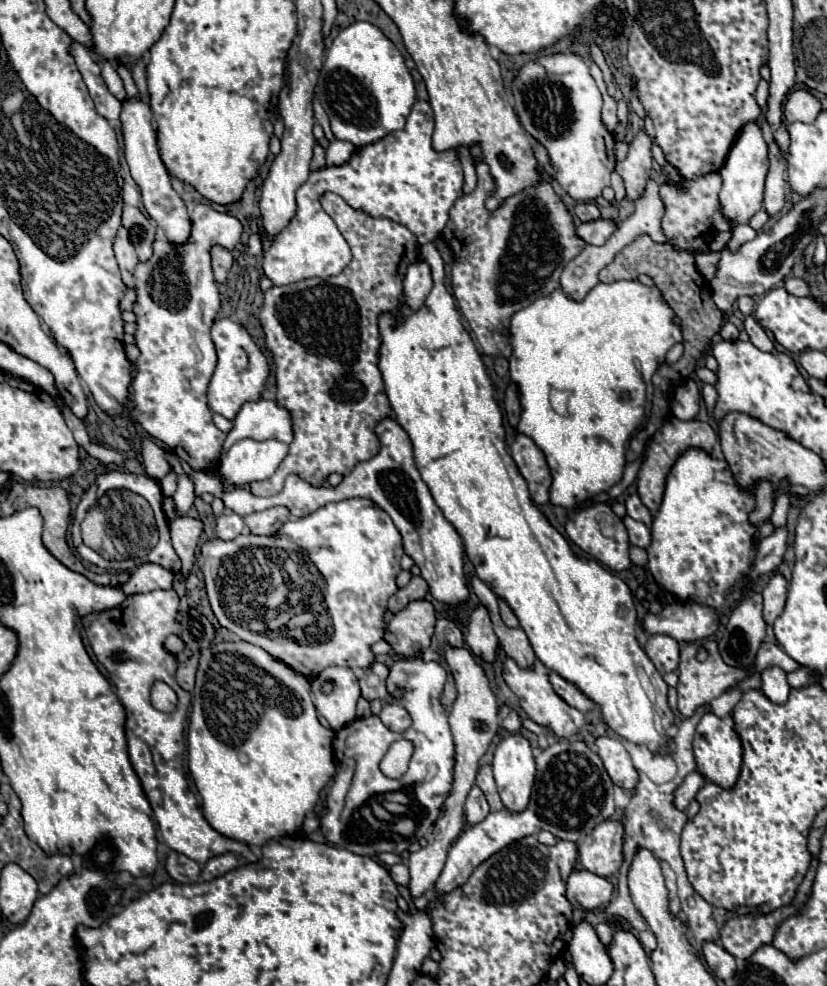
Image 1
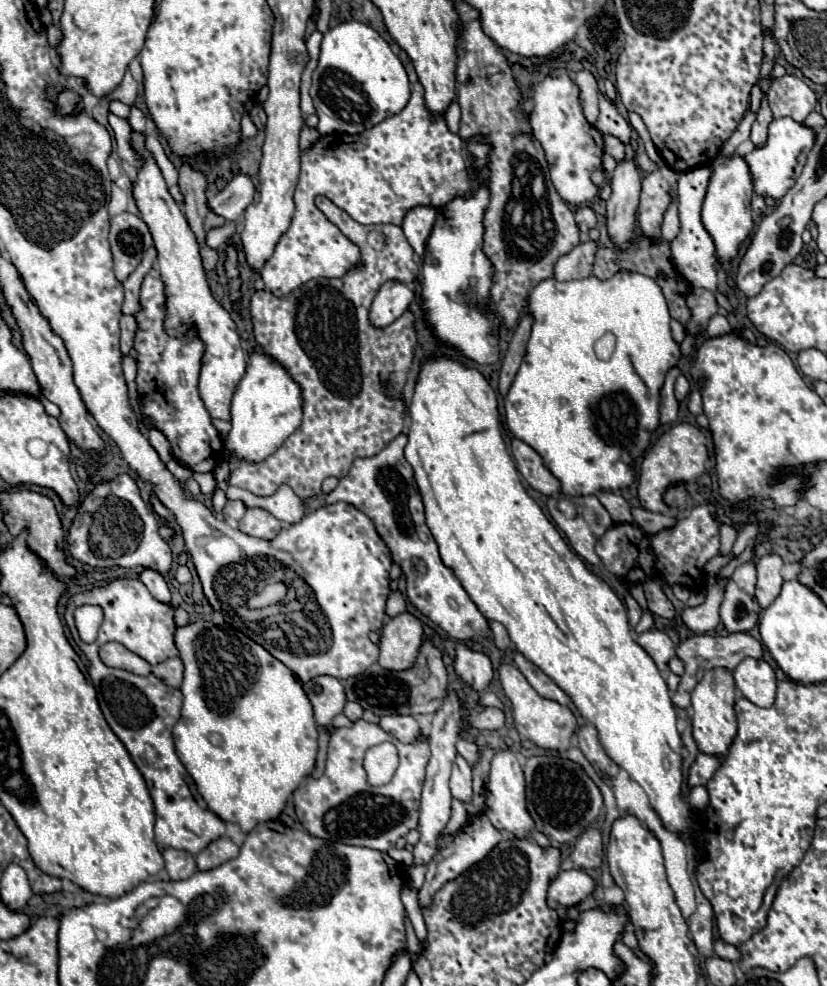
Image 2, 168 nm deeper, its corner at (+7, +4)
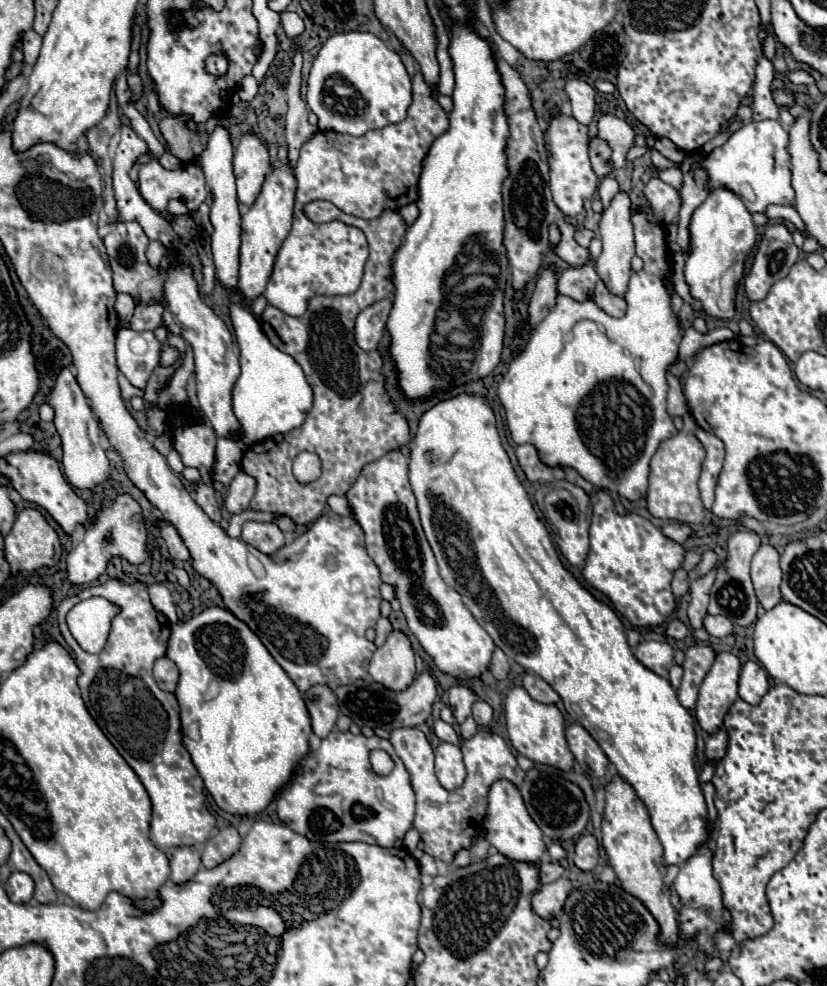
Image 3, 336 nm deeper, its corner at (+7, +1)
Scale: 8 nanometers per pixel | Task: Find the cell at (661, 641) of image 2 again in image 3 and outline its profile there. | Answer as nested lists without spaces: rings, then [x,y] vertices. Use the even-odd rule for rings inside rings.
[[[640,641],[634,647],[636,659],[660,677],[668,677],[668,669],[674,663],[674,649],[662,641]]]

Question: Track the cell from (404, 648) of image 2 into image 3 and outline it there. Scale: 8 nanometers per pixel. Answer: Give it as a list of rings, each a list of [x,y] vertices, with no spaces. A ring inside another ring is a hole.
[[[392,631],[382,647],[370,659],[368,673],[392,691],[404,691],[416,673],[416,657],[412,643],[404,631]]]

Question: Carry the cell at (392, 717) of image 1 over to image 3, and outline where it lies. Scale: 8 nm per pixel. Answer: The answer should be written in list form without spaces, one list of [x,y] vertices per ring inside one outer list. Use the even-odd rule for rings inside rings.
[[[416,727],[394,729],[394,731],[390,731],[390,743],[394,745],[396,755],[404,761],[404,765],[410,773],[410,779],[412,779],[412,787],[416,793],[414,829],[418,829],[422,835],[424,851],[446,863],[452,861],[452,857],[458,849],[470,847],[472,841],[480,835],[482,819],[486,813],[486,795],[488,795],[490,785],[500,777],[512,781],[514,785],[520,785],[526,775],[526,771],[522,771],[518,767],[516,757],[512,755],[506,741],[500,735],[488,733],[482,729],[472,739],[461,743],[460,747],[467,771],[466,783],[454,791],[444,789],[438,783],[438,779],[434,777],[432,747],[420,729],[416,729]]]

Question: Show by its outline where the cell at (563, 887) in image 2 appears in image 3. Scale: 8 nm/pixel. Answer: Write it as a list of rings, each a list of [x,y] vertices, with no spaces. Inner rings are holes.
[[[558,879],[554,883],[544,885],[534,897],[532,907],[534,911],[544,919],[554,919],[560,913],[564,913],[564,901],[568,899],[568,893],[572,891],[570,879]]]

